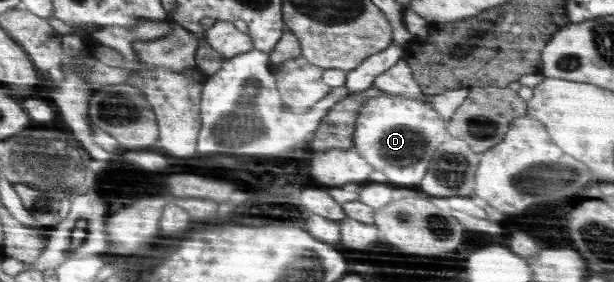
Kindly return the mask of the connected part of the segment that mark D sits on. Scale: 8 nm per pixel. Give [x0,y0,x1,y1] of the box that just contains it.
[353,95,449,183]

